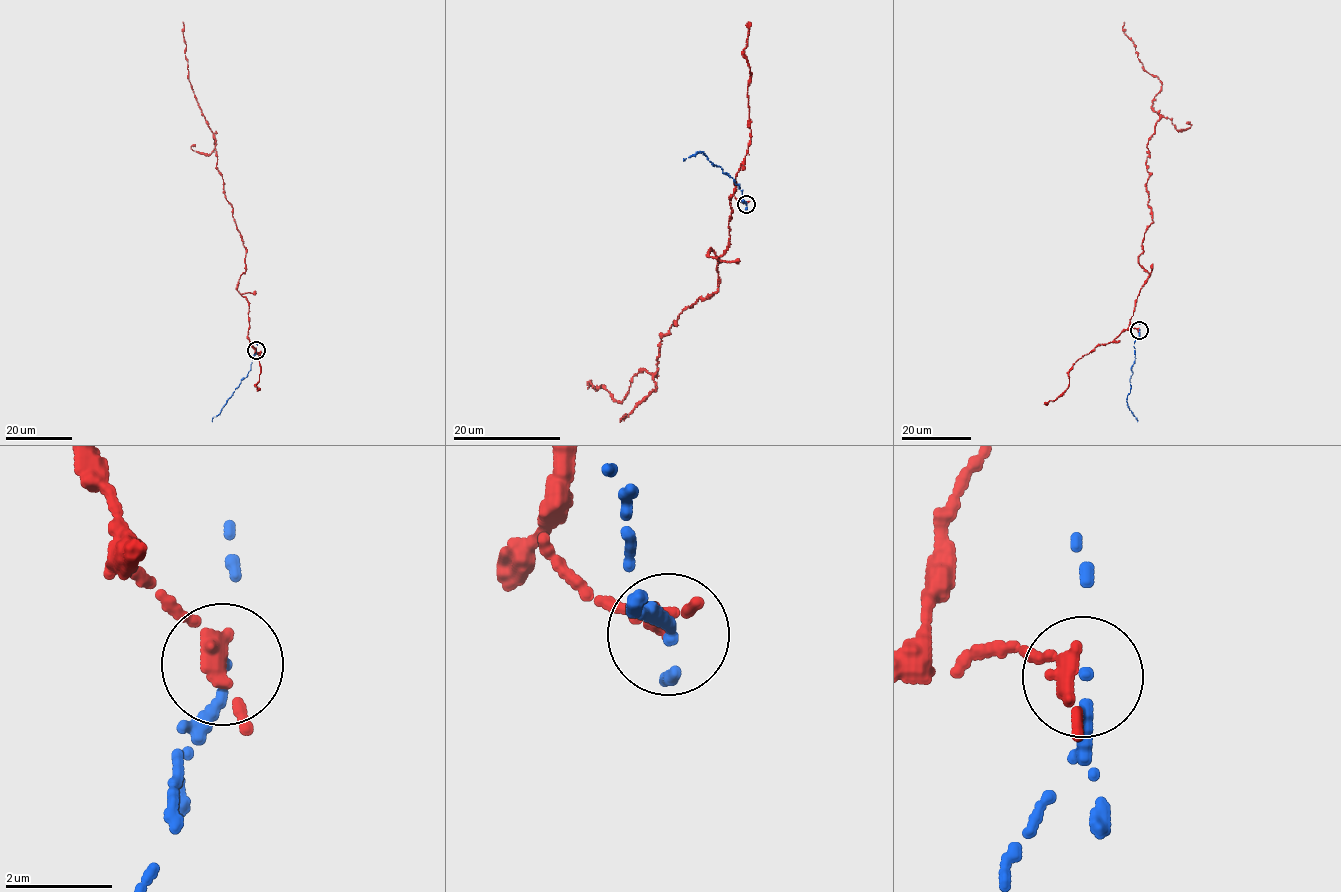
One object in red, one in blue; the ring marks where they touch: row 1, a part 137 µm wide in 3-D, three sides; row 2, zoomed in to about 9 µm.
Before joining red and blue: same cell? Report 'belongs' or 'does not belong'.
does not belong

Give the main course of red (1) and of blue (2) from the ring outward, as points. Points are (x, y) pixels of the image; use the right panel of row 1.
1: (1139, 329), (1129, 328), (1150, 273), (1138, 258), (1153, 222), (1146, 162), (1161, 82), (1144, 69), (1124, 22)
2: (1139, 330), (1140, 337), (1134, 342), (1135, 362), (1126, 401), (1137, 421)

